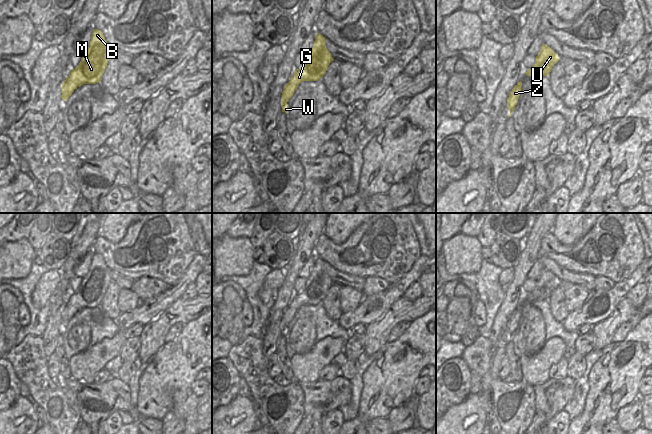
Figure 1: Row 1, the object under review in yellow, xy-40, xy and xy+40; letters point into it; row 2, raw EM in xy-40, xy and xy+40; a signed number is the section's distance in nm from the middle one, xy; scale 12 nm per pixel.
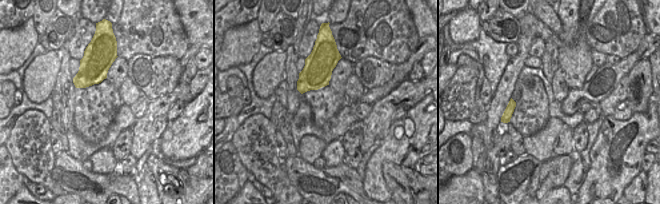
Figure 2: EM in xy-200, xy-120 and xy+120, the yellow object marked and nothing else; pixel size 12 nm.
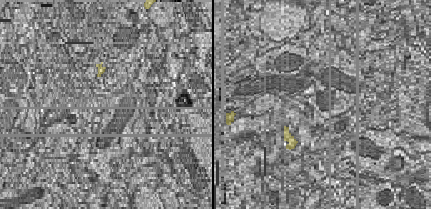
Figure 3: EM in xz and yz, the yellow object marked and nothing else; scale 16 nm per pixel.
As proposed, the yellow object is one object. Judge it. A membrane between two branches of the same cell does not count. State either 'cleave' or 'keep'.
keep

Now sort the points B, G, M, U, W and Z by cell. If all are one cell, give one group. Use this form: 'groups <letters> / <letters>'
groups B G M U W Z

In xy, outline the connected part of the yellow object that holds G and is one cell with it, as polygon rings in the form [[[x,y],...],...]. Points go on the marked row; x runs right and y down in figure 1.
[[[317,33],[312,49],[306,54],[304,66],[296,69],[290,81],[283,88],[281,95],[282,112],[288,113],[287,102],[293,96],[298,85],[304,81],[318,81],[326,73],[327,67],[333,60],[331,53],[325,46],[325,37]]]

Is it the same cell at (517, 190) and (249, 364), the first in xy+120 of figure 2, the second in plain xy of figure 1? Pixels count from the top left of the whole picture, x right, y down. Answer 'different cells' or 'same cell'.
same cell

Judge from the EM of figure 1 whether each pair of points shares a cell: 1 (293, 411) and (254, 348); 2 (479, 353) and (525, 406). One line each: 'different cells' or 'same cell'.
1: same cell
2: same cell

